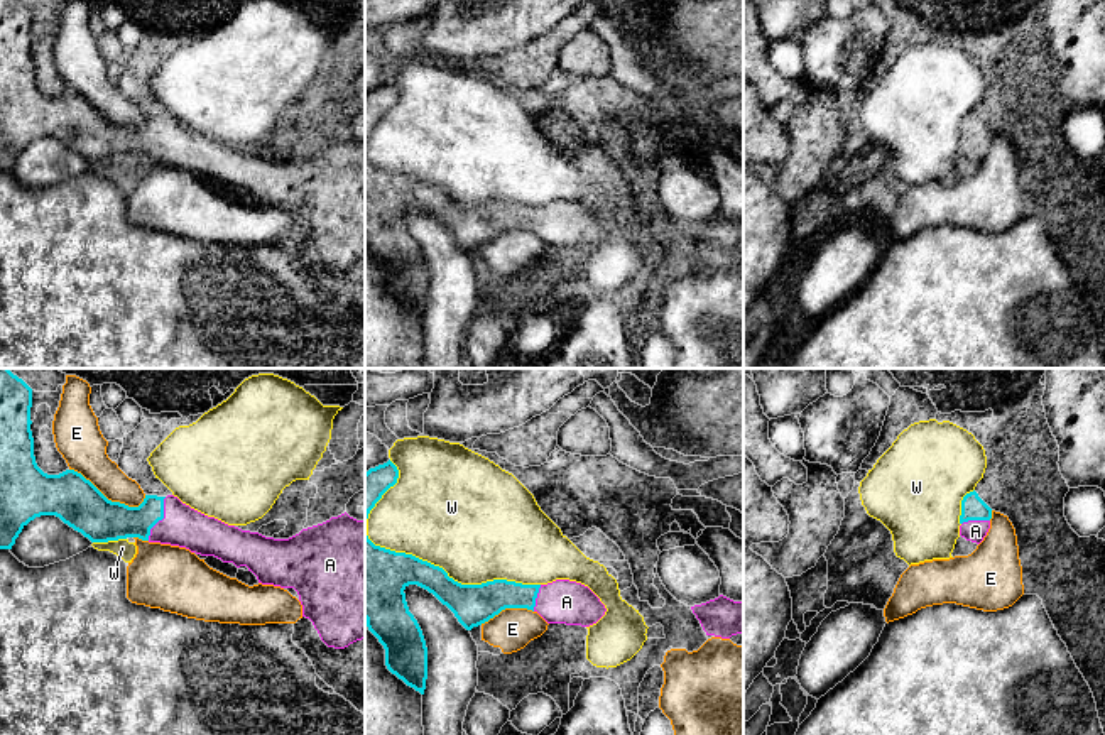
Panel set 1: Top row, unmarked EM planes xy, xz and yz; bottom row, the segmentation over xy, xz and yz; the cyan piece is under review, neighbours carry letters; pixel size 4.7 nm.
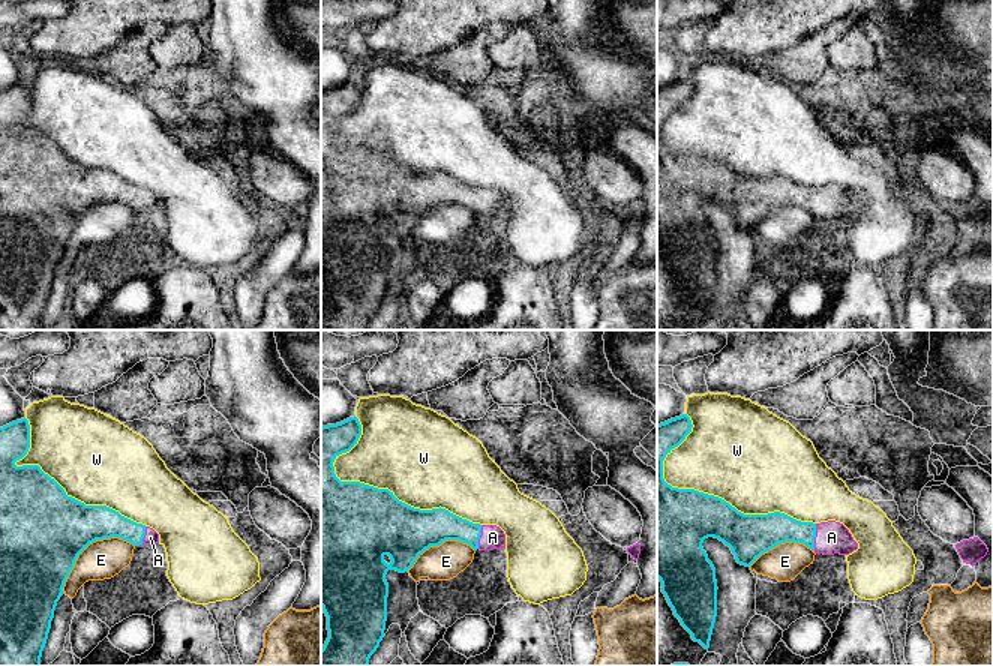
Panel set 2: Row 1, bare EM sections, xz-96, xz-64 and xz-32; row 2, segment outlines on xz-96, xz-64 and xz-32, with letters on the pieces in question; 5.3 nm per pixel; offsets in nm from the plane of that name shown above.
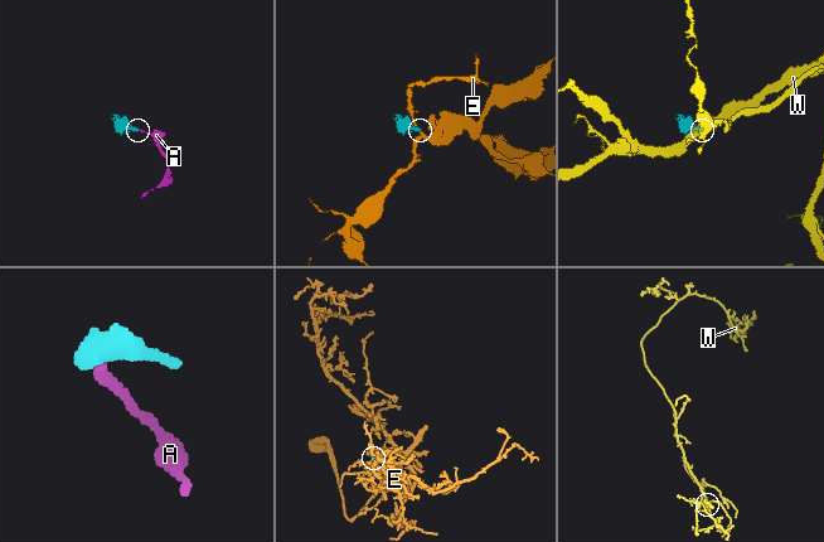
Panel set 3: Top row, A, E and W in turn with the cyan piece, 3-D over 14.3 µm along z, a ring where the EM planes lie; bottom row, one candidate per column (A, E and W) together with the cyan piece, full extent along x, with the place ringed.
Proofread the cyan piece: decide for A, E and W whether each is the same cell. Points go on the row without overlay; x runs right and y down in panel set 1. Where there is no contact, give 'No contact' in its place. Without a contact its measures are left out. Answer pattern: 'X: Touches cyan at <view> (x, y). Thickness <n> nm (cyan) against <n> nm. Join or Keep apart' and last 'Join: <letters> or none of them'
A: Touches cyan at xy (161, 141). Thickness 190 nm (cyan) against 190 nm. Join
E: Touches cyan at xy (107, 120). Thickness 220 nm (cyan) against 200 nm. Keep apart
W: Touches cyan at xz (414, 178). Thickness 340 nm (cyan) against 500 nm. Keep apart
Join: A

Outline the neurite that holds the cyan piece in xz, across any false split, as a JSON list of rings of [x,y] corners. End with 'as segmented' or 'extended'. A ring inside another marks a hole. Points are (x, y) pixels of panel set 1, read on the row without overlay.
[[[390,81],[365,95],[365,242],[385,270],[387,291],[407,308],[424,316],[427,301],[426,262],[404,215],[409,206],[433,215],[466,252],[488,243],[505,230],[527,230],[547,245],[581,248],[590,248],[605,237],[607,230],[600,220],[576,203],[522,206],[493,201],[461,206],[439,188],[375,167],[367,157],[367,140],[397,100],[399,91]]] | extended

